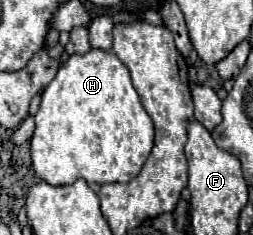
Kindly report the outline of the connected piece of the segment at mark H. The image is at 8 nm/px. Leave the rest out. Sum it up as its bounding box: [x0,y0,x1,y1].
[31,48,155,186]

